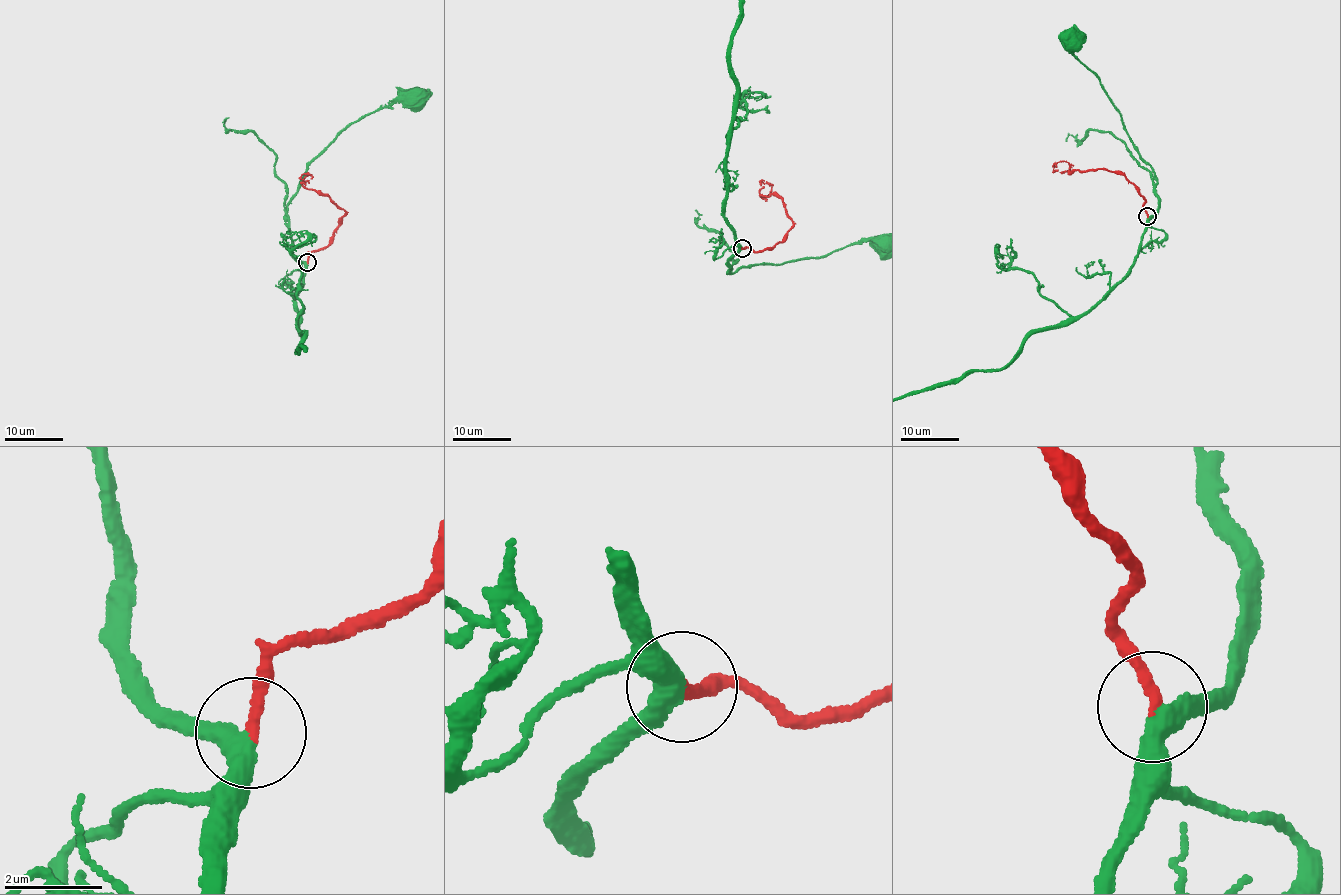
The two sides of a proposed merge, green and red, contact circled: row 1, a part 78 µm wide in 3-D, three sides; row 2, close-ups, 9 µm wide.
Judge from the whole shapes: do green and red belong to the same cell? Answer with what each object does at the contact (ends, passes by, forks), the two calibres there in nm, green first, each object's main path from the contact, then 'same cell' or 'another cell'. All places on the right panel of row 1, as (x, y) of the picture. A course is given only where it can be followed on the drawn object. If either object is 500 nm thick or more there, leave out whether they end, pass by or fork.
green passes by; red ends; calibres 400 and 220 nm; course green (1148, 216), (1155, 214), (1158, 208), (1151, 167), (1138, 153), (1097, 77), (1070, 50), (1074, 38), (1071, 38); course red (1148, 216), (1143, 197), (1122, 174), (1103, 169), (1072, 173), (1069, 164), (1057, 162), (1054, 171); same cell

